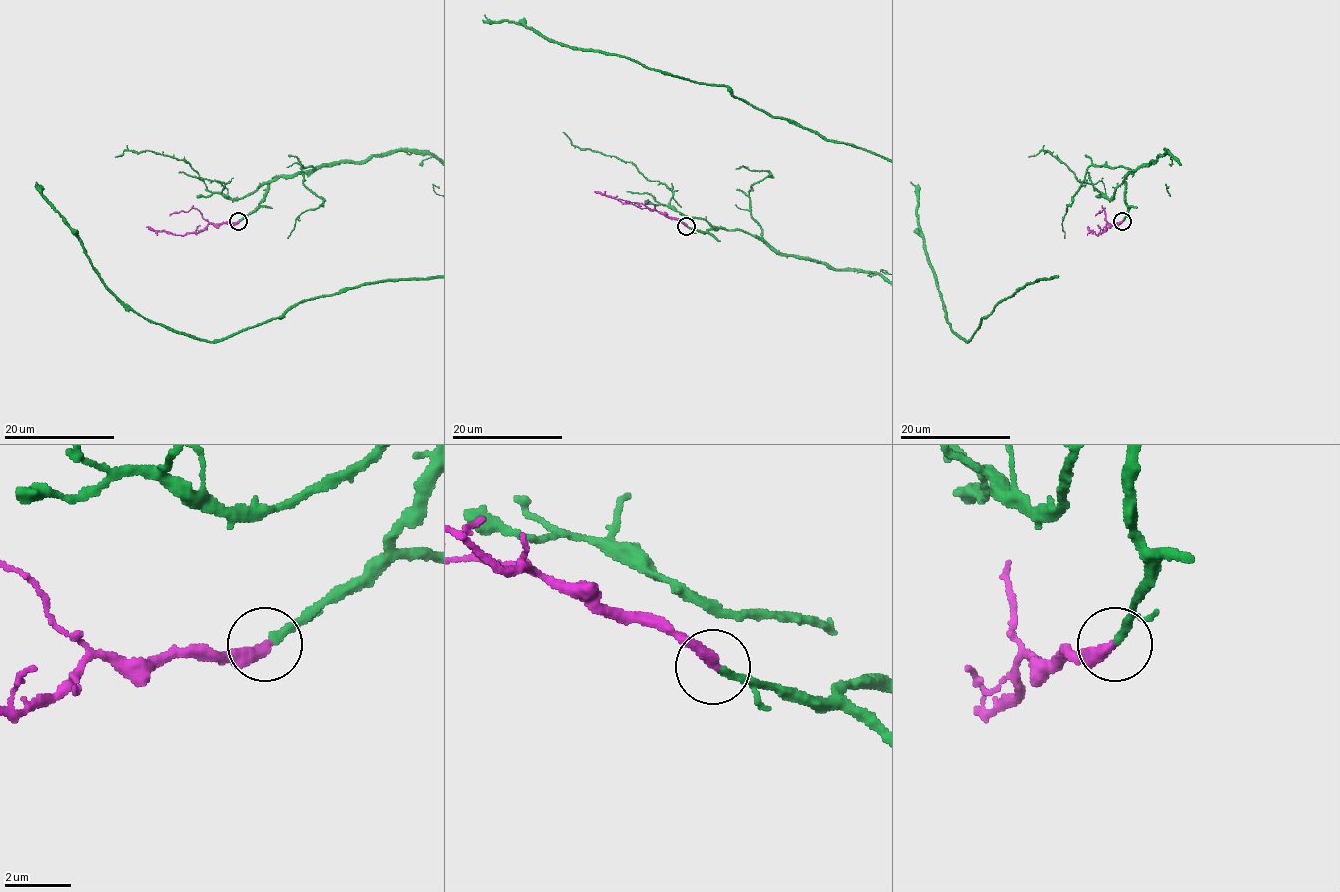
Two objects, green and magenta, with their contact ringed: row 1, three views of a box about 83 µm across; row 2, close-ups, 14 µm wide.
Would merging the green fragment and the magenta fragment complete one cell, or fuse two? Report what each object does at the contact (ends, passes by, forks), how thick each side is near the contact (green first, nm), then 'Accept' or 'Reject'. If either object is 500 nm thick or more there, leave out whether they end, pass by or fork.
At the ring green ends. At the ring magenta ends. Thickness 200 nm (green) against 360 nm. Accept

